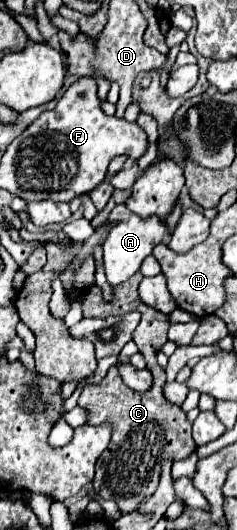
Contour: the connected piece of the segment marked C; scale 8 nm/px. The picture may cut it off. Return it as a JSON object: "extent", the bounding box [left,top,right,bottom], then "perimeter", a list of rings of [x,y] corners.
{"extent":[78,273,196,513],"perimeter":[[[140,273],[130,277],[130,281],[124,281],[122,285],[114,287],[114,299],[104,301],[102,289],[98,285],[92,285],[84,291],[84,315],[86,317],[108,317],[108,315],[124,315],[130,313],[130,309],[136,309],[142,313],[140,325],[134,331],[134,343],[138,345],[138,351],[146,359],[148,371],[154,375],[154,383],[148,391],[138,393],[130,387],[126,387],[112,365],[106,373],[106,377],[96,385],[86,385],[82,389],[82,395],[78,399],[78,405],[88,409],[90,425],[100,425],[104,421],[112,423],[112,439],[108,449],[100,455],[96,463],[96,477],[92,481],[94,491],[102,499],[112,499],[118,503],[122,513],[130,513],[138,509],[160,483],[162,473],[162,461],[180,461],[190,457],[196,451],[194,439],[190,437],[192,423],[188,421],[182,407],[166,401],[164,397],[164,385],[166,385],[166,373],[156,361],[156,353],[166,343],[166,333],[170,327],[170,319],[164,313],[158,313],[154,307],[146,307],[138,297],[138,285],[140,285]]]}

